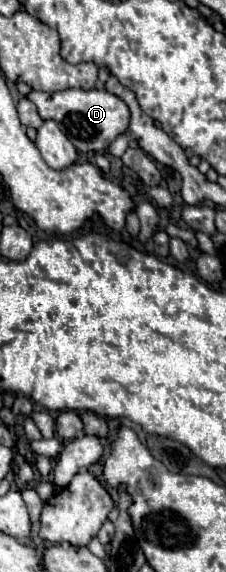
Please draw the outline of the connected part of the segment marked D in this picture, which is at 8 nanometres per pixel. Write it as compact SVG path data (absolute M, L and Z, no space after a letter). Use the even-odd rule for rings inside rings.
M71 88L71 90L55 92L53 96L43 92L43 98L39 94L41 92L33 92L33 94L29 94L29 99L37 107L41 119L43 121L55 120L59 130L63 130L67 134L67 138L73 142L73 146L79 152L101 152L101 150L107 150L109 144L119 134L123 134L127 130L127 118L129 118L127 104L121 98L115 98L113 94L109 94L107 90L97 90L97 88L93 88L93 90L75 90L75 88ZM73 114L75 114L75 124L73 124L73 120L69 120L69 116L73 116Z

